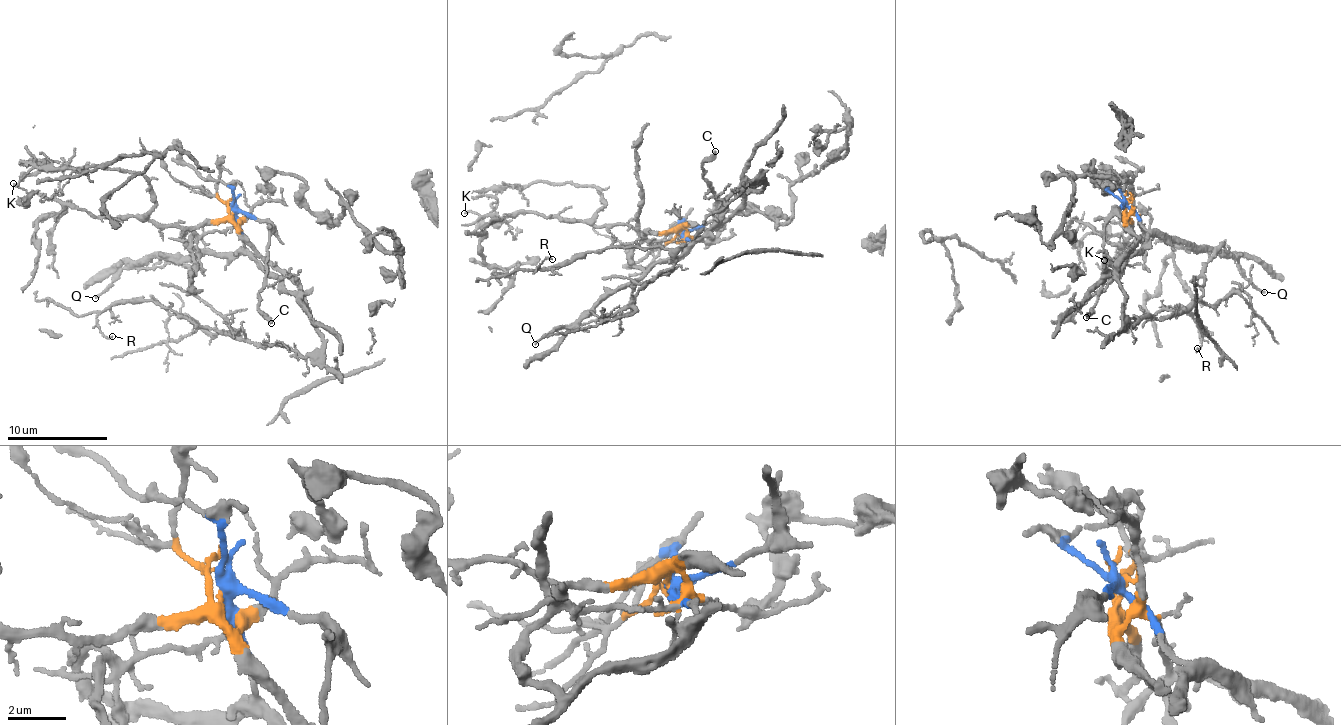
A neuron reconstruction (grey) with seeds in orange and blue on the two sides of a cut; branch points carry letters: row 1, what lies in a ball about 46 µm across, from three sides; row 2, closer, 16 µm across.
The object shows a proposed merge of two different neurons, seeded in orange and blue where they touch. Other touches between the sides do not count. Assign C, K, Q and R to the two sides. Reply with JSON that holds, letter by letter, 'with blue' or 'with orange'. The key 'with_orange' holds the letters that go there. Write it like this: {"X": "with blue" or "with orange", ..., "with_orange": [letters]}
{"C": "with blue", "K": "with orange", "Q": "with blue", "R": "with orange", "with_orange": ["K", "R"]}

